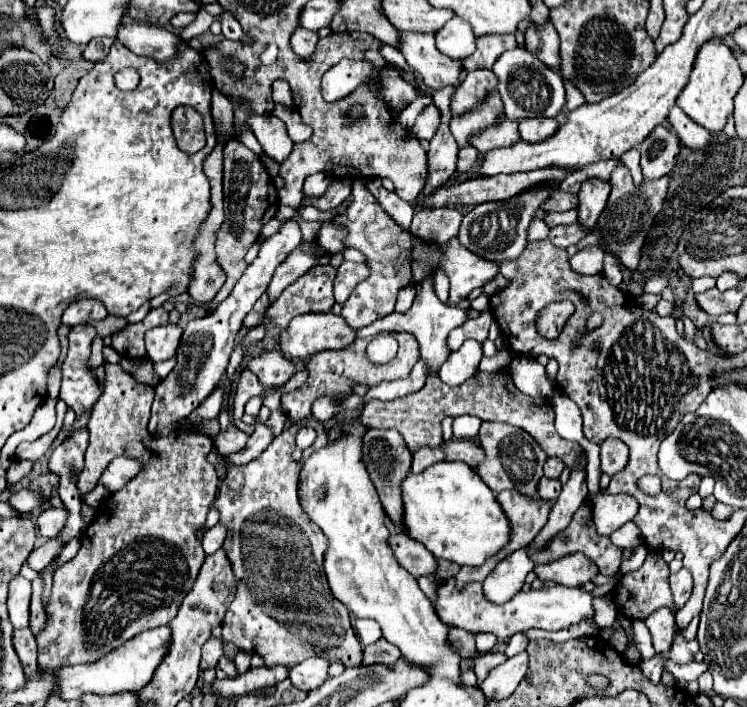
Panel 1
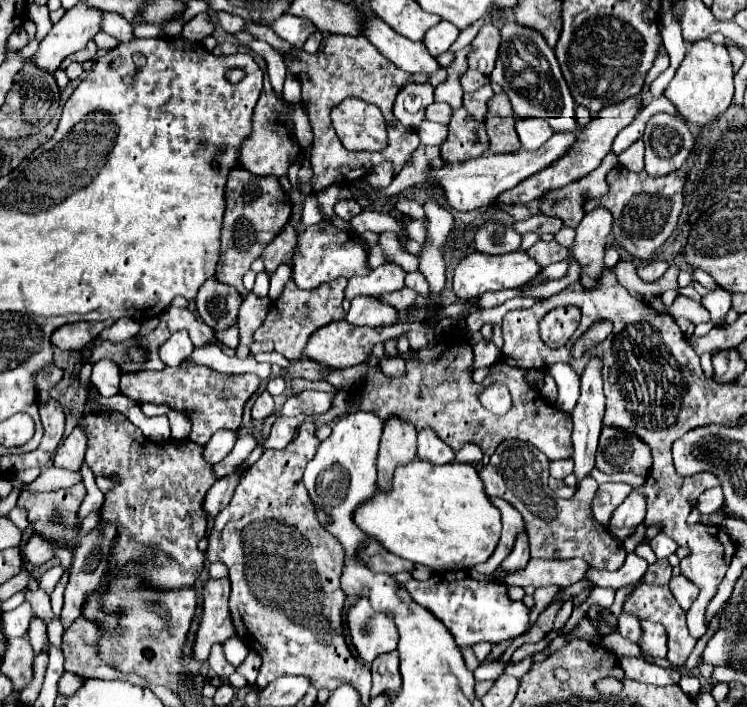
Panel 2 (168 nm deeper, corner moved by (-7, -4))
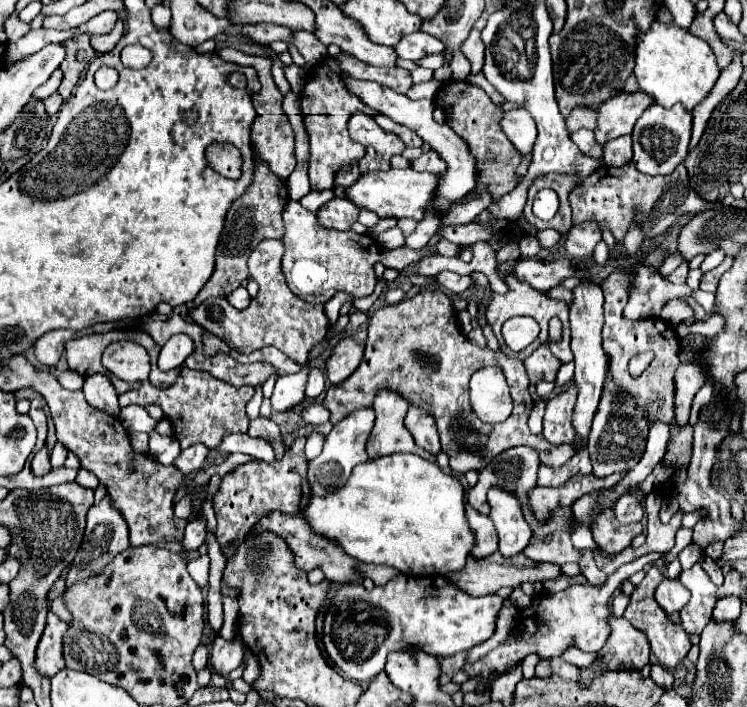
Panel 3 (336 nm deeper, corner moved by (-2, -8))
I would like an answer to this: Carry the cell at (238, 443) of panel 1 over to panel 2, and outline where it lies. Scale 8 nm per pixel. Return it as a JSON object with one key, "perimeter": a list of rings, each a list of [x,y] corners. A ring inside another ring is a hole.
{"perimeter":[[[218,431],[212,435],[212,439],[204,445],[204,461],[210,465],[220,463],[234,447],[236,433],[232,431]]]}

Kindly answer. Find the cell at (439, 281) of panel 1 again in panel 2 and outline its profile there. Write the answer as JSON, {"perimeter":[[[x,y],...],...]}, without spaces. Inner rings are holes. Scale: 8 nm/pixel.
{"perimeter":[[[410,221],[408,227],[406,227],[406,233],[408,233],[410,239],[418,241],[420,245],[422,245],[424,239],[426,239],[426,227],[424,227],[420,221]]]}

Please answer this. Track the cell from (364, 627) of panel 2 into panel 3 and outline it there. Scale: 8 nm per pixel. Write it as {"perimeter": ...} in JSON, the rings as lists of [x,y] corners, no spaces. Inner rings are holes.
{"perimeter":[[[399,575],[383,587],[373,587],[373,591],[367,591],[361,583],[349,583],[331,599],[323,627],[323,643],[327,655],[343,675],[363,683],[383,671],[391,651],[407,645],[415,645],[437,657],[449,657],[491,639],[503,603],[505,599],[499,595],[471,597],[453,583],[447,583],[441,575]]]}

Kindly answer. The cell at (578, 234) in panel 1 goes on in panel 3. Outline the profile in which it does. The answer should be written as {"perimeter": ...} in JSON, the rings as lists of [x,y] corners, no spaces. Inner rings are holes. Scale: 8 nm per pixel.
{"perimeter":[[[545,229],[545,231],[539,231],[539,241],[541,241],[541,247],[543,249],[551,249],[551,247],[555,247],[557,243],[559,243],[559,239],[561,239],[561,233],[559,231],[555,231],[555,229]]]}

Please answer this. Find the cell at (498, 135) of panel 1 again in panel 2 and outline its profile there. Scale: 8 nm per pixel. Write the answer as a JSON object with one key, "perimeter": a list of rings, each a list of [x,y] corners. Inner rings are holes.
{"perimeter":[[[460,107],[454,109],[454,115],[448,125],[448,137],[440,145],[440,157],[446,163],[460,163],[466,159],[480,157],[488,147],[488,137],[484,123],[478,123],[470,113]]]}

